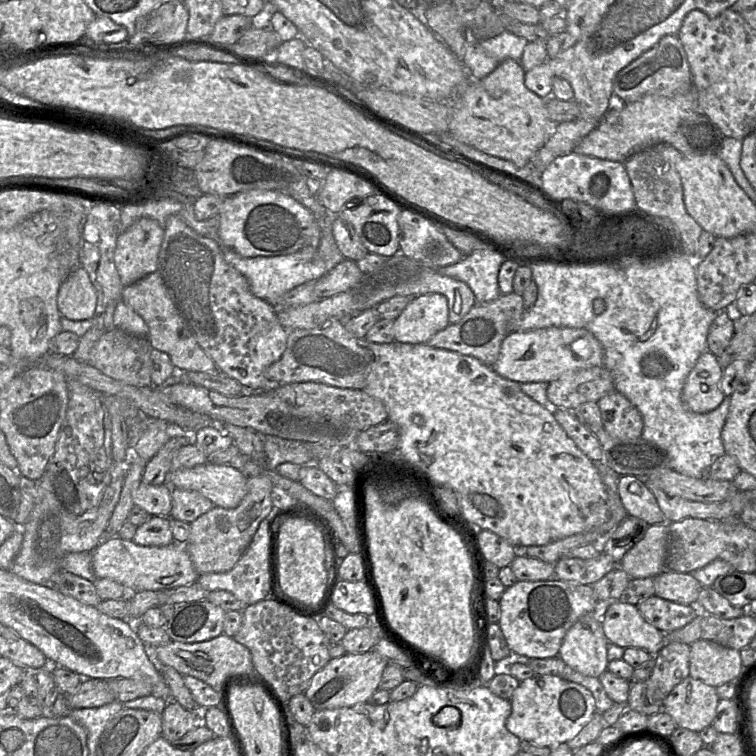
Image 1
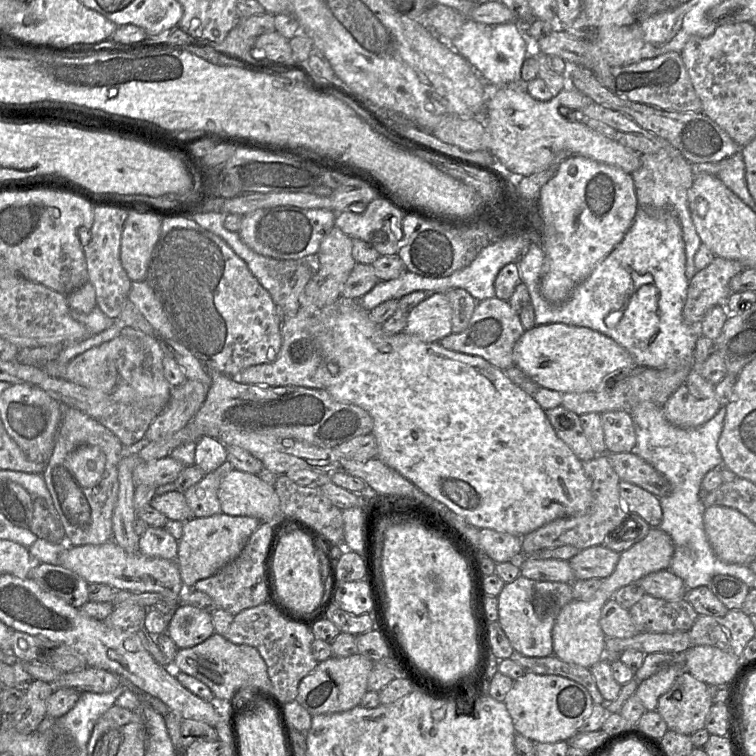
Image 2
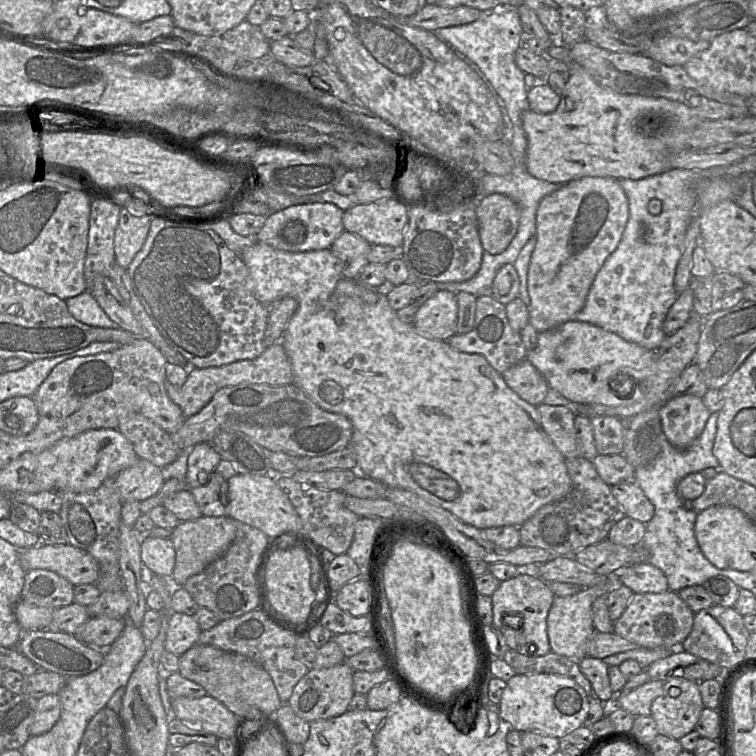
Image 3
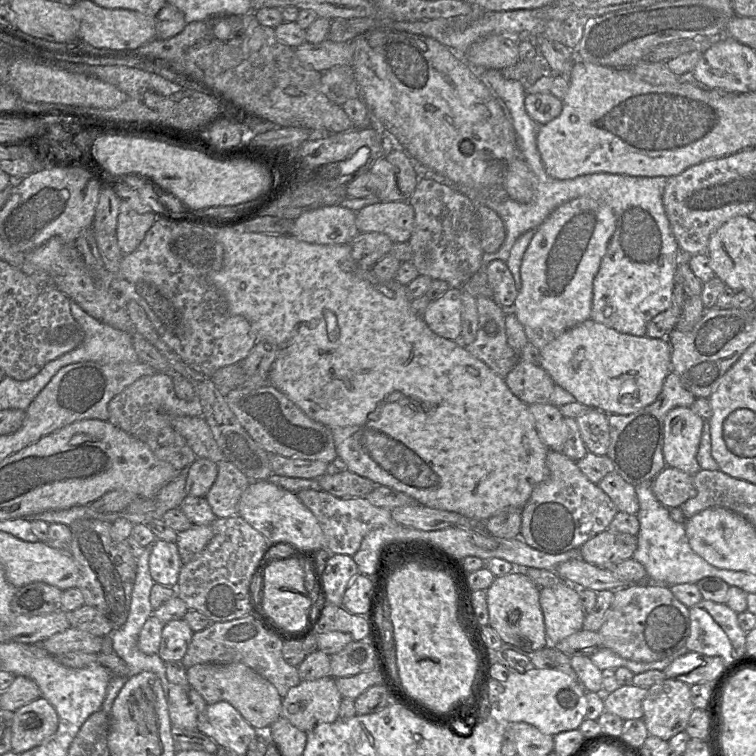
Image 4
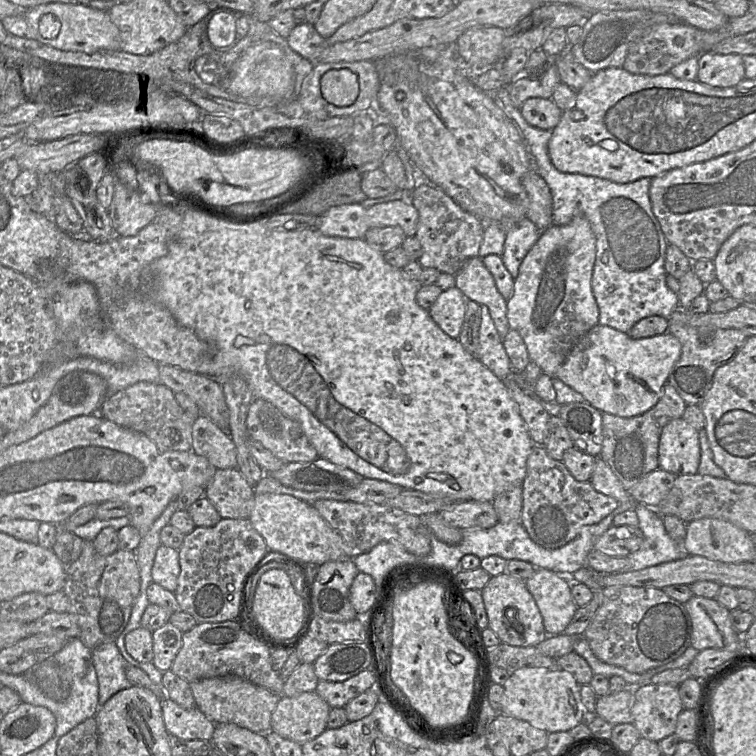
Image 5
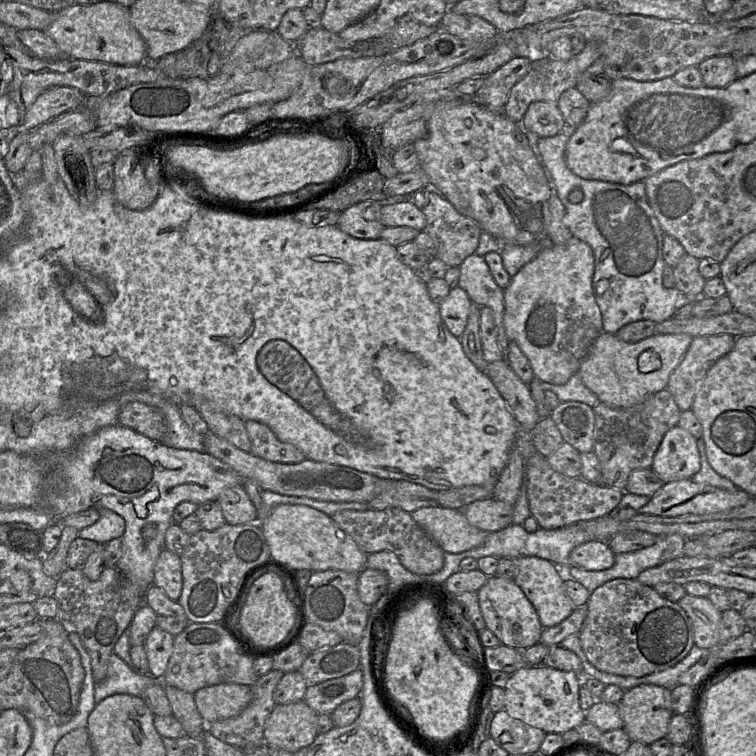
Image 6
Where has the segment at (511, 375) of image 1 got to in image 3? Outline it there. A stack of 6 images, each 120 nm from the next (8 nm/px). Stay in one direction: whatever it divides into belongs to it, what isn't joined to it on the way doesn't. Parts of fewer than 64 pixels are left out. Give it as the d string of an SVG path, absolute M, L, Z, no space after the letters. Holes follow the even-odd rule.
M569 320L551 330L539 332L537 335L537 344L533 350L527 351L526 359L529 362L531 362L534 365L534 367L543 375L543 377L546 379L549 385L549 388L554 389L561 393L572 404L603 404L615 407L635 403L635 400L632 399L632 393L634 393L634 381L636 386L638 387L640 385L640 382L643 382L645 380L645 377L648 377L648 375L650 375L650 368L654 361L654 351L645 349L635 343L628 342L621 338L620 336L616 335L615 333L606 331L596 325L577 320ZM619 372L622 372L621 374L629 375L629 378L632 379L632 393L622 394L619 391L619 386L617 385L611 386L609 384L609 379Z

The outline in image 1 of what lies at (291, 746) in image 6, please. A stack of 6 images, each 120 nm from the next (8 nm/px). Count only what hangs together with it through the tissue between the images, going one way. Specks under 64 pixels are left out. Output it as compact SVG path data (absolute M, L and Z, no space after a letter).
M375 650L332 658L311 679L304 692L315 710L351 707L364 703L379 689L383 671L388 665L386 659Z

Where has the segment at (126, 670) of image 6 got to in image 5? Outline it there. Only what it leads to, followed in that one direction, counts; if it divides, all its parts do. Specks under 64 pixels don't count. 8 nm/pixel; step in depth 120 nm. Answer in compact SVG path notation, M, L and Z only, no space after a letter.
M114 642L103 643L91 650L98 680L98 709L115 693L132 686L125 669L129 664Z

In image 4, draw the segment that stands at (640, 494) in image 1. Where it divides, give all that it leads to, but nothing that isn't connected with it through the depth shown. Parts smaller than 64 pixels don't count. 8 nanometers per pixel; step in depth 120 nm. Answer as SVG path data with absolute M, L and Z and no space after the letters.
M616 471L607 474L598 486L610 497L618 511L637 515L640 506L636 488Z

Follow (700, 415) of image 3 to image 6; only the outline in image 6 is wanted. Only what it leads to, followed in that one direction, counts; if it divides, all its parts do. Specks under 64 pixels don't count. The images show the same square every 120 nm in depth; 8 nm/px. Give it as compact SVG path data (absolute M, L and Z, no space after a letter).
M679 425L665 434L651 469L664 484L692 478L701 467L697 439Z

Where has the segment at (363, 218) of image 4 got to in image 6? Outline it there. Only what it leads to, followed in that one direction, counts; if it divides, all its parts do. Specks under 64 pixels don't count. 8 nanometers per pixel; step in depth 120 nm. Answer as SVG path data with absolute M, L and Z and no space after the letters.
M409 201L383 206L380 210L380 221L385 227L407 226L418 231L426 226L422 209Z

